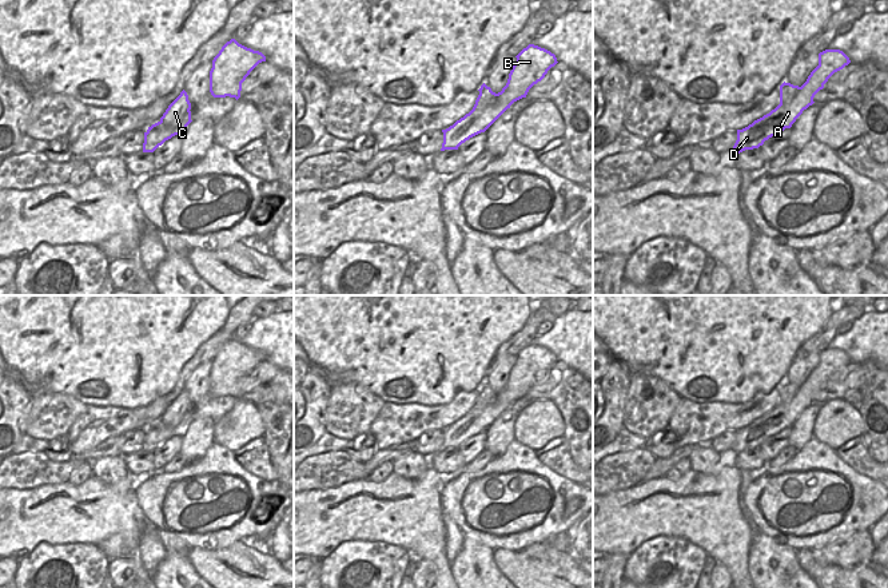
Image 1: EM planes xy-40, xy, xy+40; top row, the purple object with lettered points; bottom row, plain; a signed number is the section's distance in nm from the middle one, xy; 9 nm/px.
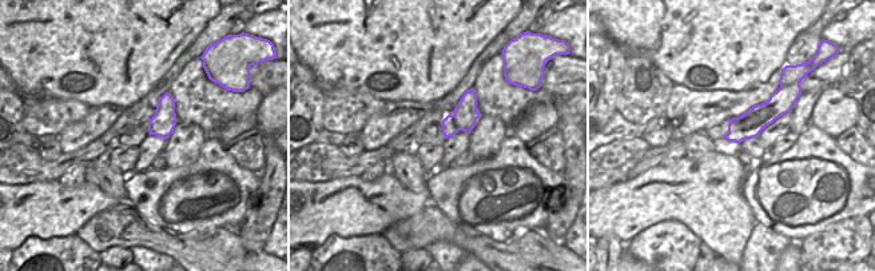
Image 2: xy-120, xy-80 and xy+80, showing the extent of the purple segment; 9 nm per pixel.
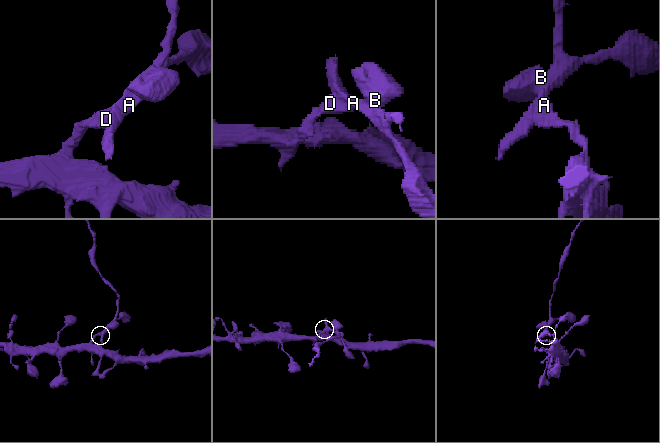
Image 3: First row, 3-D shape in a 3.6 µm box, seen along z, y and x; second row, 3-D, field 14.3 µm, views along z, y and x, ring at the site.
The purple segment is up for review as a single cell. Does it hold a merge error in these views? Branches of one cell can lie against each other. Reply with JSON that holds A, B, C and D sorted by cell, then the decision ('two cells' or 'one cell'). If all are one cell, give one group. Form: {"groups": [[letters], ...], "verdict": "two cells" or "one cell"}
{"groups": [["A", "B", "D"], ["C"]], "verdict": "two cells"}

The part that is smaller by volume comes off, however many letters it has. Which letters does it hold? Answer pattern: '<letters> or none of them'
C

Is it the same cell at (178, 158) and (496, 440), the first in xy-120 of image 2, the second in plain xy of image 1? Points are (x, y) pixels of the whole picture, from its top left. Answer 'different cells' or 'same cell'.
same cell

